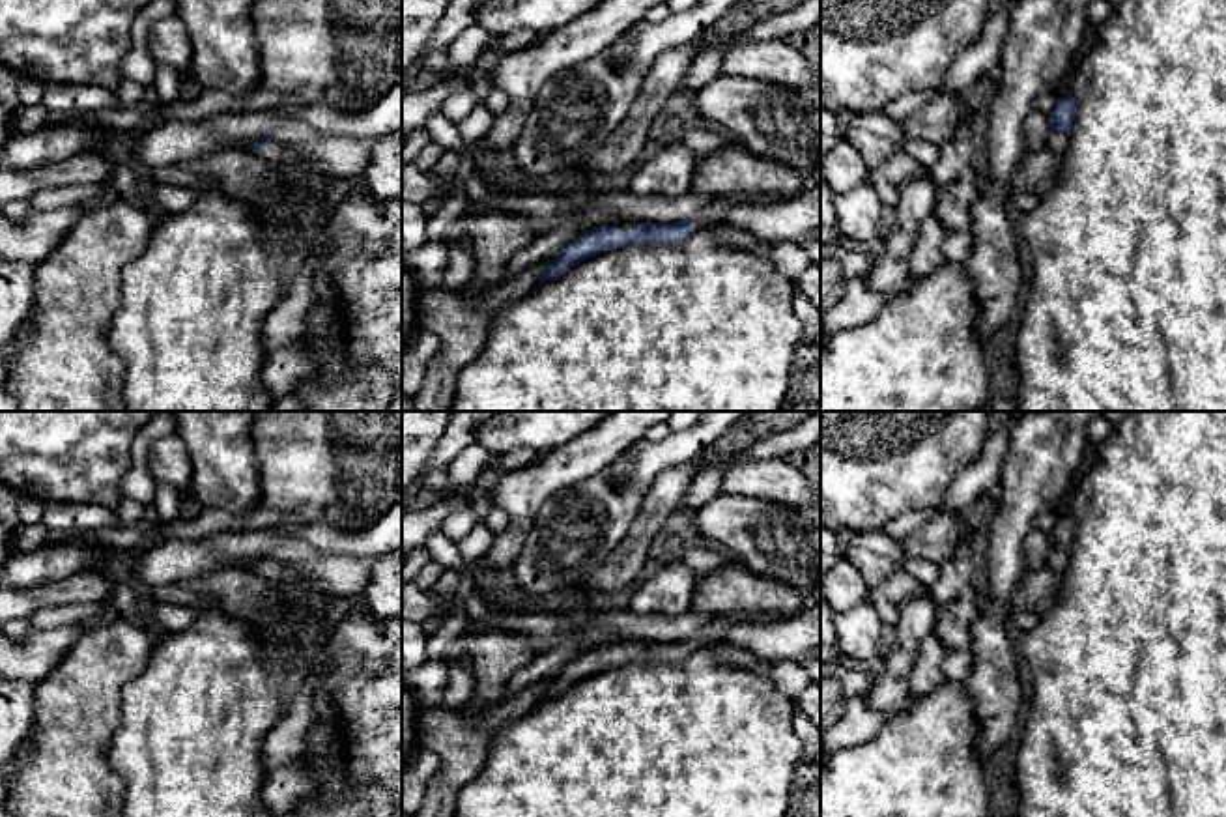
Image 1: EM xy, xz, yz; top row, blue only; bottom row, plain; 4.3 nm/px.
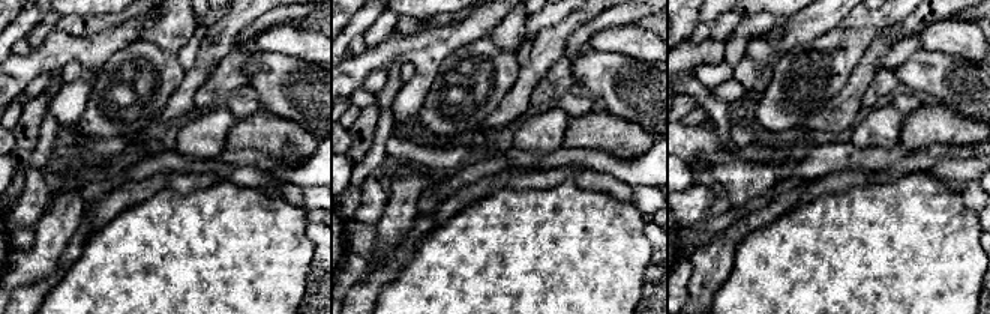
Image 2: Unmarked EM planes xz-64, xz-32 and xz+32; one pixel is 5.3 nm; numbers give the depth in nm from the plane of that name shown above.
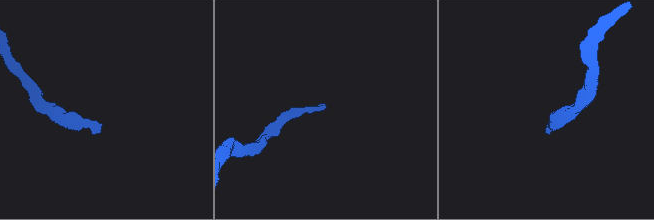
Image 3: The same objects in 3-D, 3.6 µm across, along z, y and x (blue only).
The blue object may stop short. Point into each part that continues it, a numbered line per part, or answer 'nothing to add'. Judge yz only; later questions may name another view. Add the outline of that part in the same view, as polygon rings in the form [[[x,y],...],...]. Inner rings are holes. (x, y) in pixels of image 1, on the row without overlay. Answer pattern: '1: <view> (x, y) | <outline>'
1: yz (1056, 559) | [[[1052,550],[1047,555],[1047,566],[1050,566],[1056,574],[1063,574],[1063,570],[1067,568],[1067,561],[1069,561],[1069,552],[1063,550]]]

